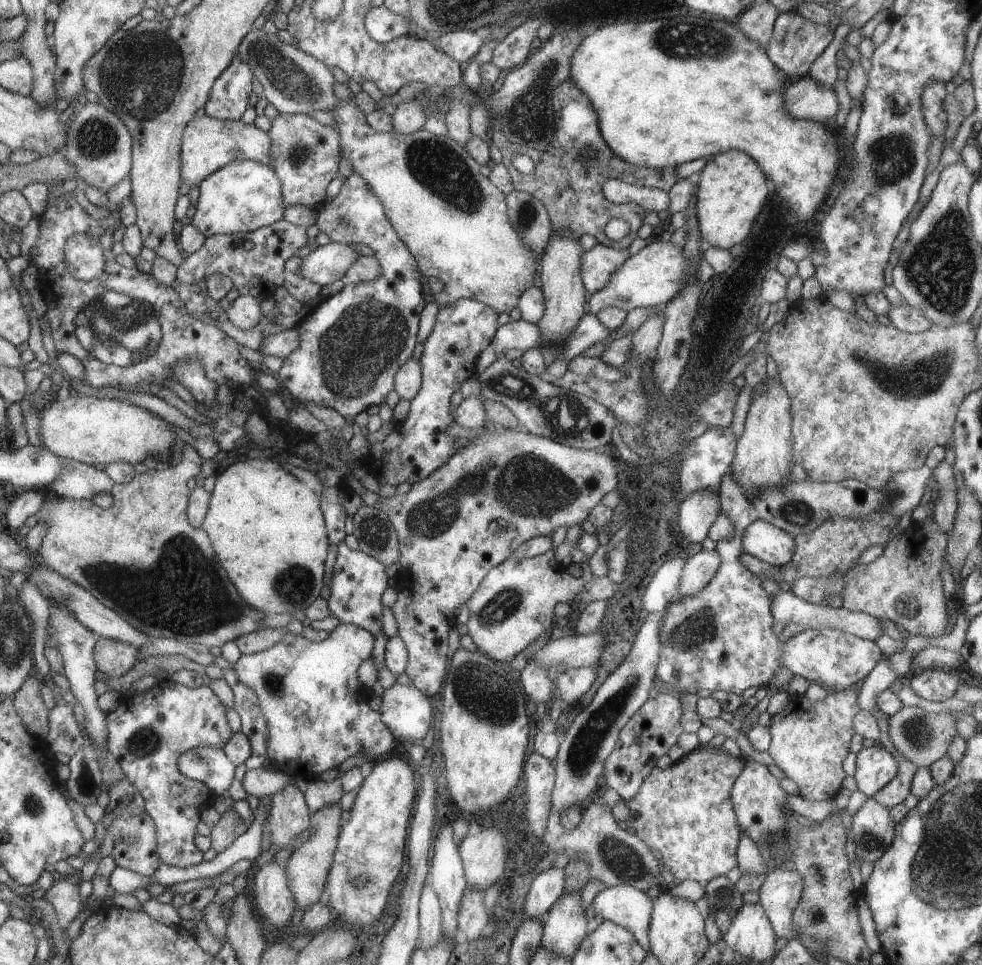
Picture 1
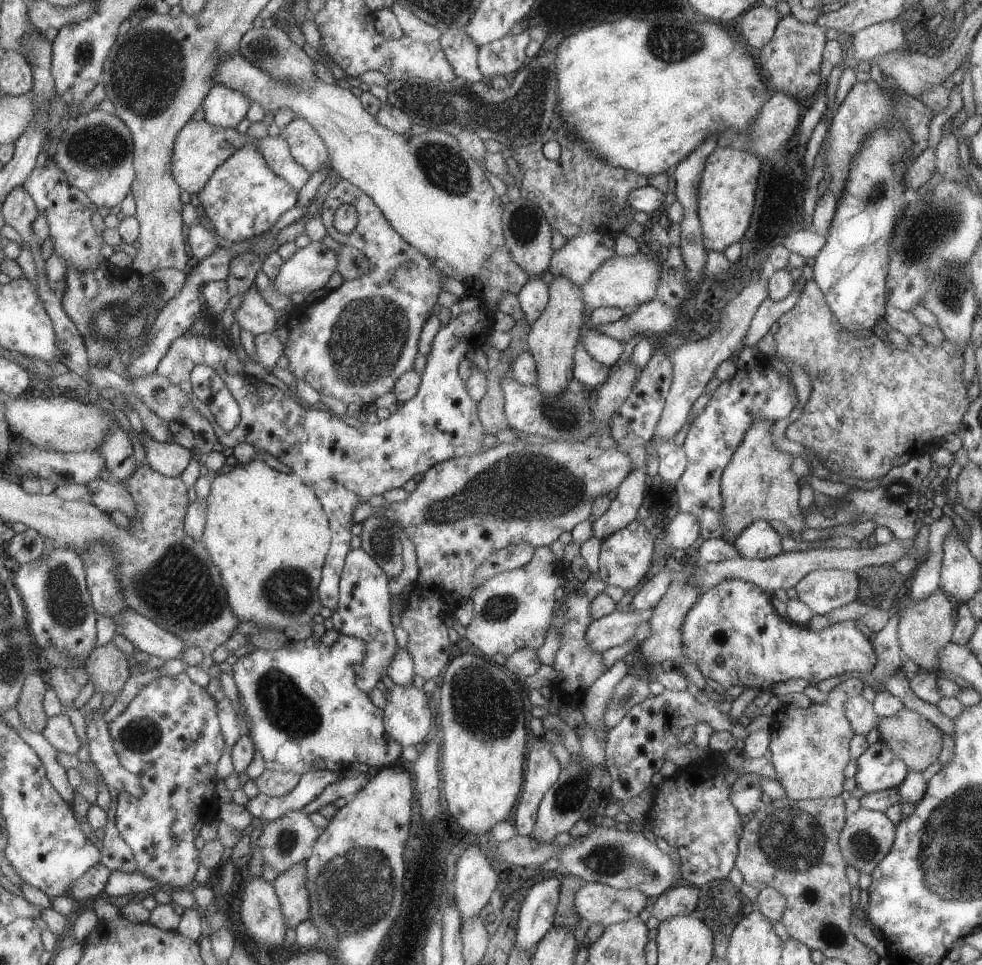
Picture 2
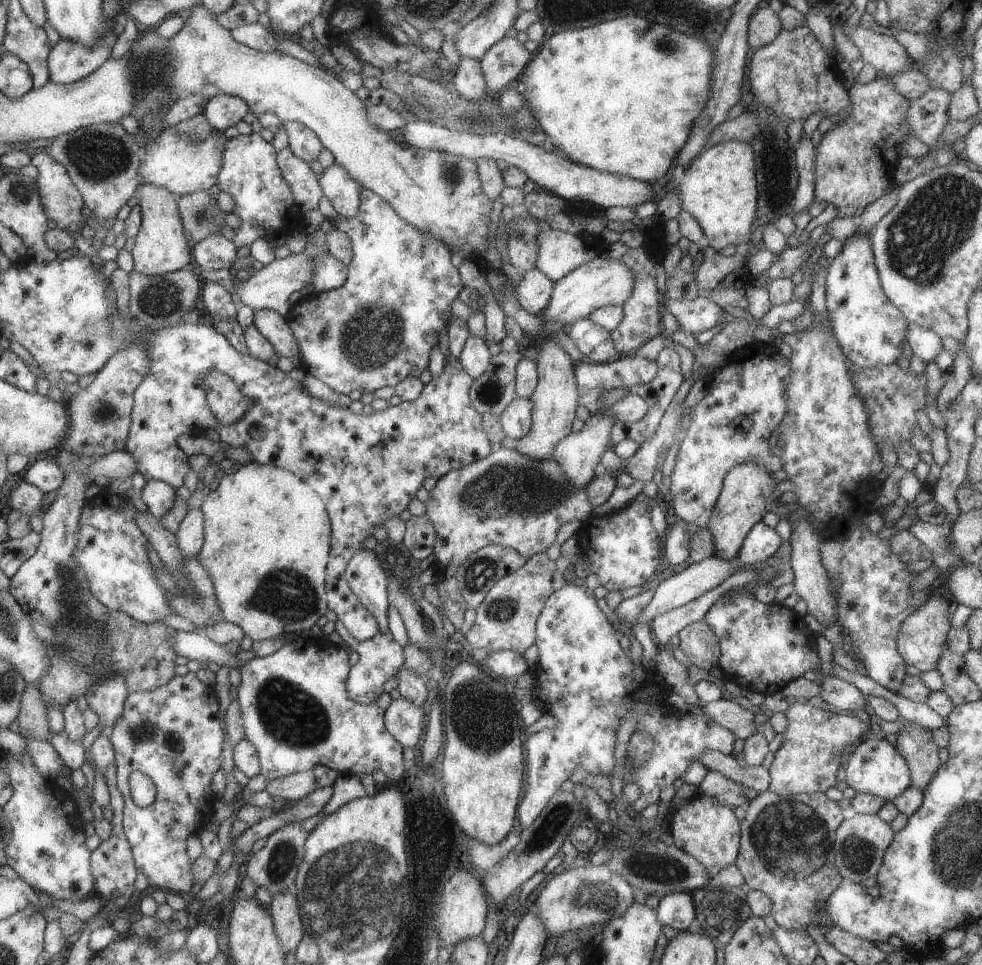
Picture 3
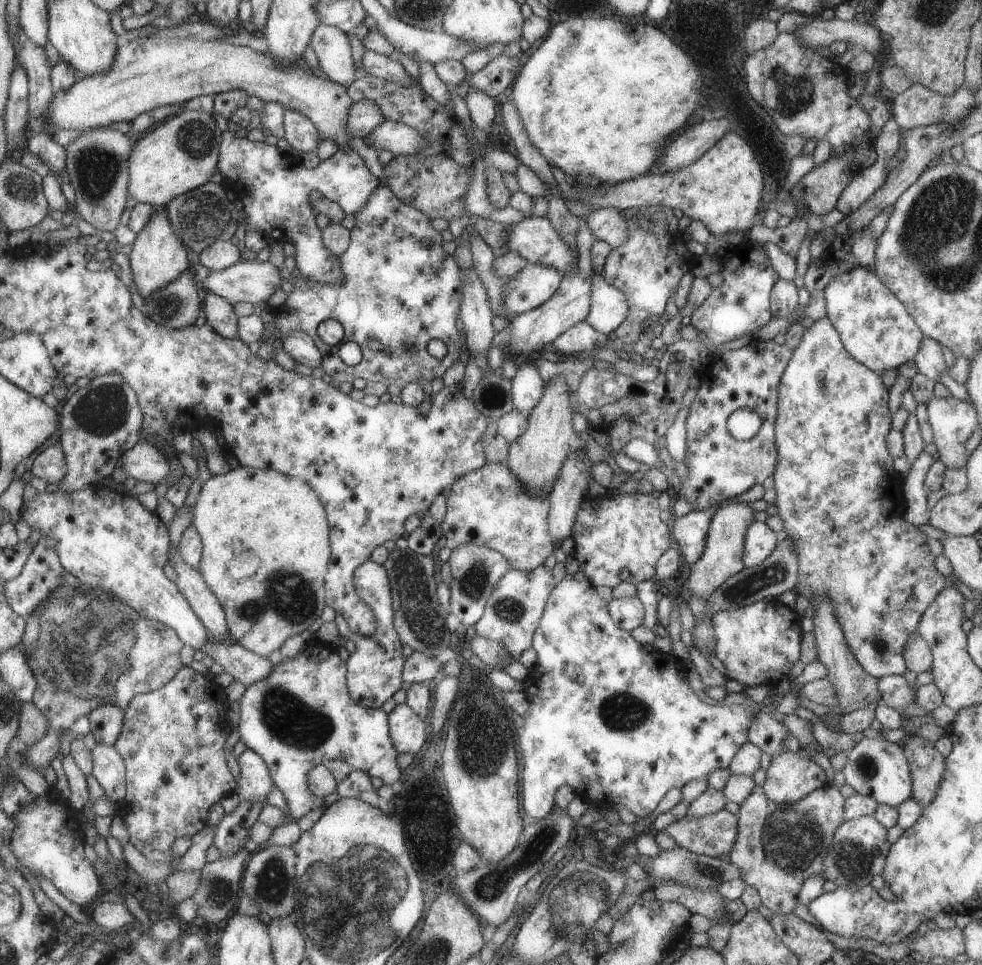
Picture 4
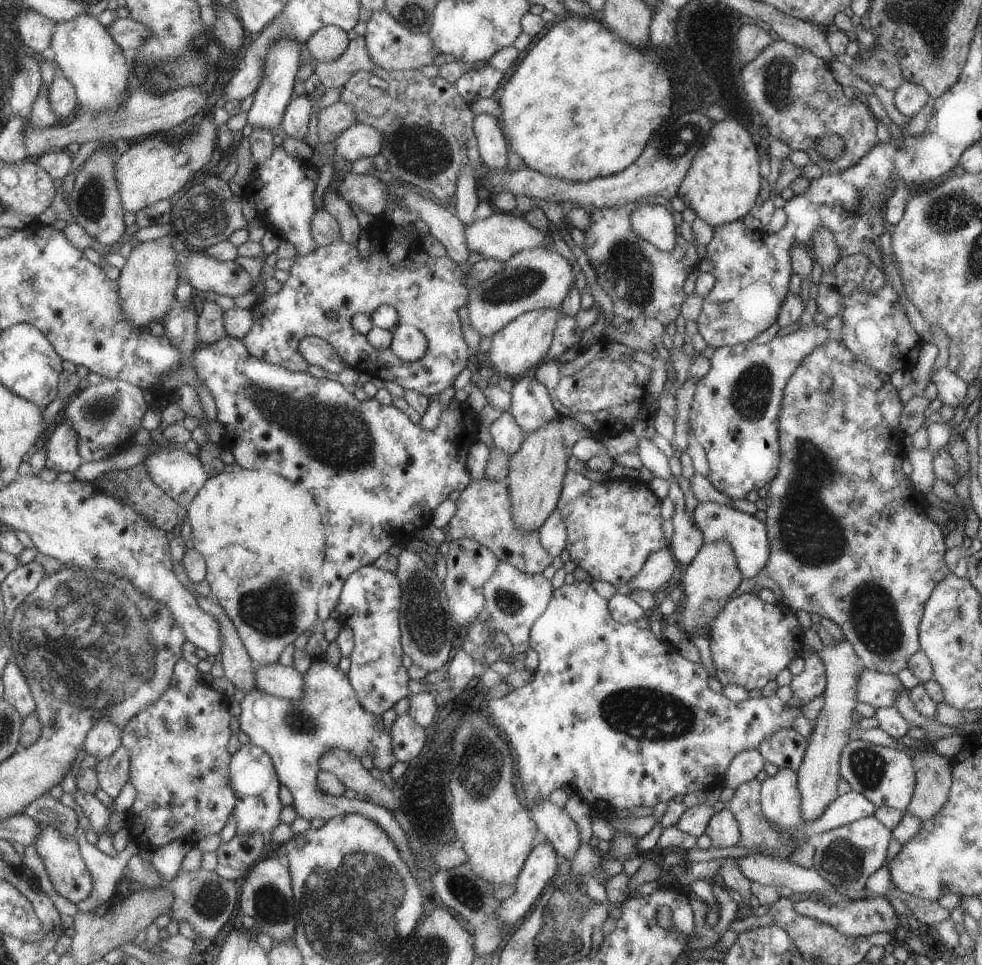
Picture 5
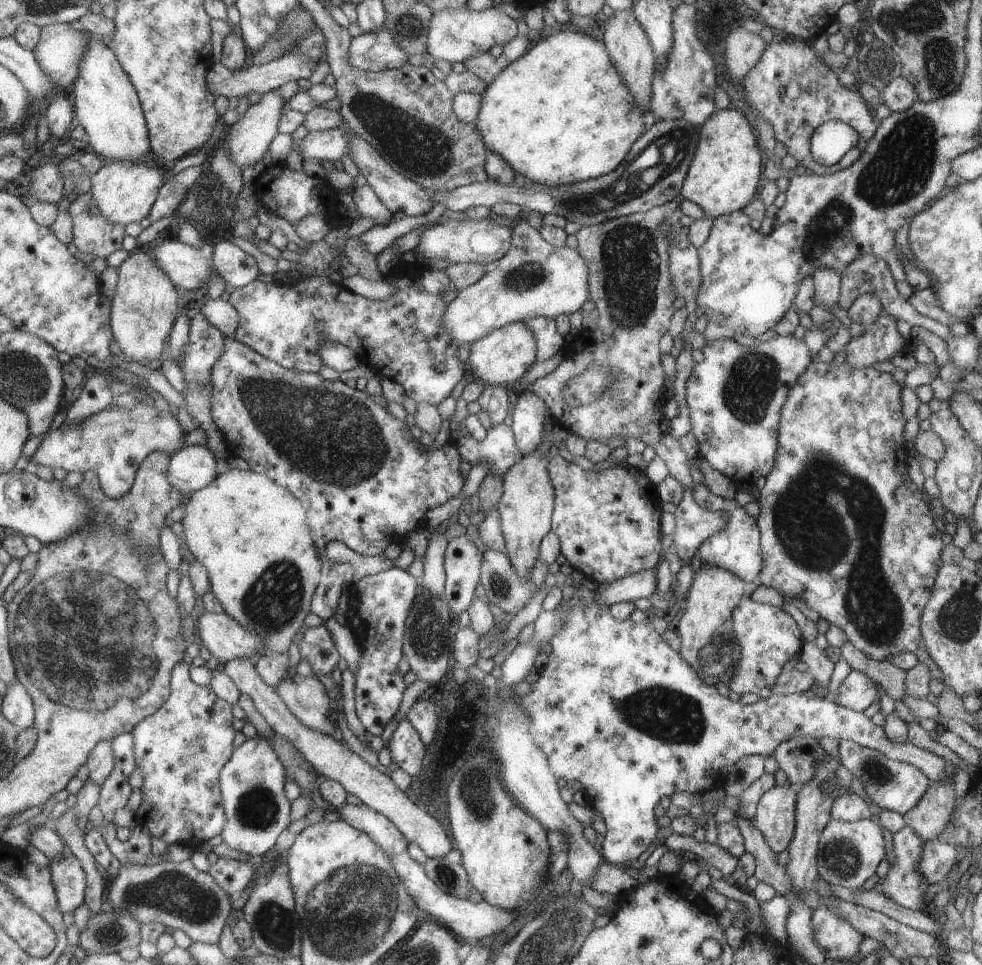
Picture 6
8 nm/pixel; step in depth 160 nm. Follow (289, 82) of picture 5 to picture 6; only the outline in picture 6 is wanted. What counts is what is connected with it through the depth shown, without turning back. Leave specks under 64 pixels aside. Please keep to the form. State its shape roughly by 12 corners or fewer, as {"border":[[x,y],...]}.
{"border":[[261,93],[233,123],[229,156],[249,176],[278,133],[287,104]]}

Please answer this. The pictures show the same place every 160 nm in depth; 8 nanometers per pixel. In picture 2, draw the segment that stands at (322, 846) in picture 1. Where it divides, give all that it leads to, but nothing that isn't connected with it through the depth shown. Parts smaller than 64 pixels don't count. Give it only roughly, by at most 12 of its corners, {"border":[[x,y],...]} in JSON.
{"border":[[306,860],[272,881],[286,928],[310,918]]}

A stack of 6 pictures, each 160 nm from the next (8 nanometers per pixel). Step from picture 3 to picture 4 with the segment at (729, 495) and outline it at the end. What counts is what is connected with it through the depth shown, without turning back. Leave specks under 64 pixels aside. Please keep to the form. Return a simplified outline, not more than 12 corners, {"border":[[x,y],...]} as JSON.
{"border":[[721,503],[700,559],[688,566],[686,595],[706,598],[739,572],[754,511]]}

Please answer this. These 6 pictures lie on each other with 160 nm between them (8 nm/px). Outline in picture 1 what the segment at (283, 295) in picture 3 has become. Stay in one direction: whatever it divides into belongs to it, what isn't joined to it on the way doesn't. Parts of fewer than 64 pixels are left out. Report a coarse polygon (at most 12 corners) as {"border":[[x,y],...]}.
{"border":[[331,241],[302,259],[301,276],[320,287],[340,279],[359,256]]}

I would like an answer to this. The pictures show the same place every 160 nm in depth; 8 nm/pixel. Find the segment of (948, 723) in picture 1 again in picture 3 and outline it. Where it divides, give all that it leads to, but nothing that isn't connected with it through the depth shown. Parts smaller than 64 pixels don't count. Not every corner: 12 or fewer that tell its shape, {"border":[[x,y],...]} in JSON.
{"border":[[901,718],[895,748],[922,791],[940,765],[931,730]]}

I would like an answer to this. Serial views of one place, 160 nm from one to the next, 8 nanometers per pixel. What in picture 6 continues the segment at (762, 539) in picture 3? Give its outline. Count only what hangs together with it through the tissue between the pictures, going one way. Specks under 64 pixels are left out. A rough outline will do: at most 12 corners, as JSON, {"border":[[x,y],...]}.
{"border":[[704,483],[697,506],[726,516],[699,545],[701,564],[726,568],[743,582],[762,567],[756,519]]}

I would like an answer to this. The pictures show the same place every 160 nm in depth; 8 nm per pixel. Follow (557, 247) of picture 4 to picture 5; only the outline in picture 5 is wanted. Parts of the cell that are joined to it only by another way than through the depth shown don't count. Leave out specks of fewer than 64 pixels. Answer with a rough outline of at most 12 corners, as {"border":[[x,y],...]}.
{"border":[[494,211],[463,226],[469,252],[504,262],[552,247],[548,232]]}

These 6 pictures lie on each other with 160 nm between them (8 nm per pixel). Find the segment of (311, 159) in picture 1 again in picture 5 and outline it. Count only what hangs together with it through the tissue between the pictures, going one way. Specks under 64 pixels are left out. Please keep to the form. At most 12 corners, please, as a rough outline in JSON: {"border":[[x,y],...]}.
{"border":[[307,95],[287,104],[280,124],[287,137],[308,135],[311,104]]}

